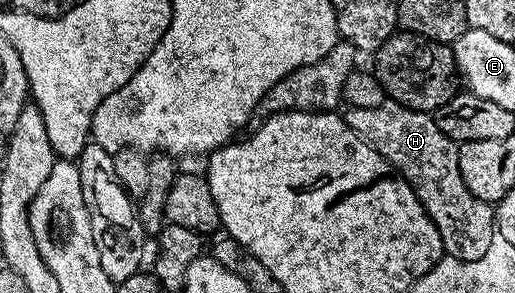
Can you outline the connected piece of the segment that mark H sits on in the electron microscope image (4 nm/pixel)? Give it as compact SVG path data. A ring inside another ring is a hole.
M386 100L374 108L353 106L345 111L342 114L344 123L363 142L370 144L370 148L377 150L388 161L389 167L410 184L422 208L430 216L434 228L438 228L438 236L444 245L445 255L467 262L473 262L478 260L478 256L483 256L486 248L490 248L490 240L498 233L493 207L487 202L478 200L478 196L474 196L470 188L466 188L460 171L460 147L454 140L450 140L450 136L446 136L446 132L442 132L442 128L438 128L435 117L431 113L406 108L391 100Z

